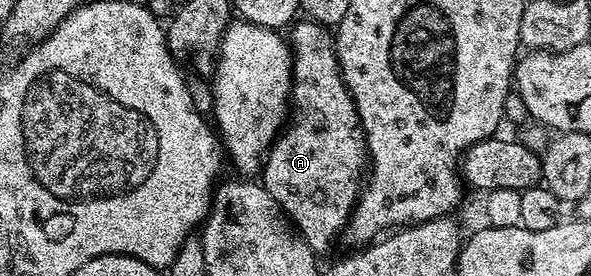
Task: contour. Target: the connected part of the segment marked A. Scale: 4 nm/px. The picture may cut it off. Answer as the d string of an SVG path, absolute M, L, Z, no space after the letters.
M307 18L293 23L290 28L290 49L292 54L292 95L290 97L290 123L281 131L276 140L268 149L262 161L262 185L269 192L270 197L278 204L291 223L296 232L309 244L313 252L322 254L336 240L336 235L343 233L348 226L348 219L352 217L352 210L356 207L356 201L360 199L362 191L362 181L366 176L366 165L369 163L368 149L364 142L364 133L360 131L360 119L356 113L356 107L352 101L352 96L348 92L348 87L344 85L344 79L340 77L340 67L336 61L336 45L334 36L325 25L316 24Z

